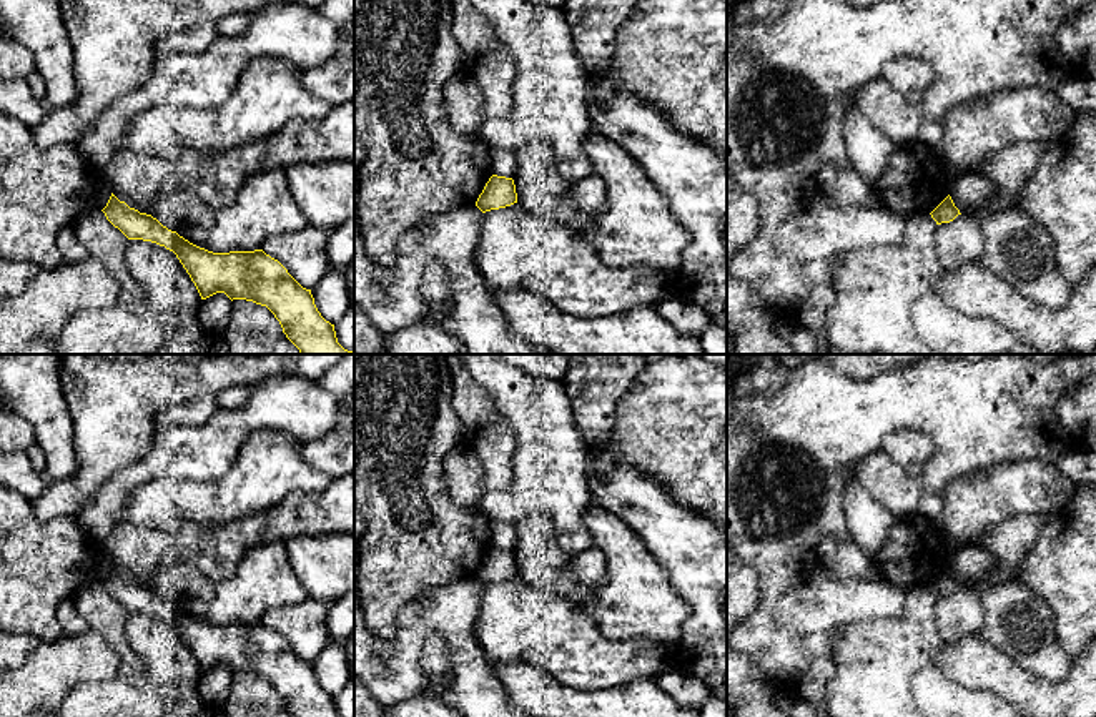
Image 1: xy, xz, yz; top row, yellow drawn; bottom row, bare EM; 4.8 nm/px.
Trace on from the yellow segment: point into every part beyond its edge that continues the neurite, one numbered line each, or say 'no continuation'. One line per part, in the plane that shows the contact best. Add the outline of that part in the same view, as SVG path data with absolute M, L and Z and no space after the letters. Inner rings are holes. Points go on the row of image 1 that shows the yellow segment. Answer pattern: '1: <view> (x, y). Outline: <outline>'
no continuation

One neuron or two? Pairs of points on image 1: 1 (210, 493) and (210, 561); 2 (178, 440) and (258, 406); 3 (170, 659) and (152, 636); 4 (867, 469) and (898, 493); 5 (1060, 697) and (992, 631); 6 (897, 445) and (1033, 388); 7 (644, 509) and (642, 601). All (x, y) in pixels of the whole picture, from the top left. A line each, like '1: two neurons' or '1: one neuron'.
1: two neurons
2: one neuron
3: one neuron
4: one neuron
5: two neurons
6: two neurons
7: two neurons

